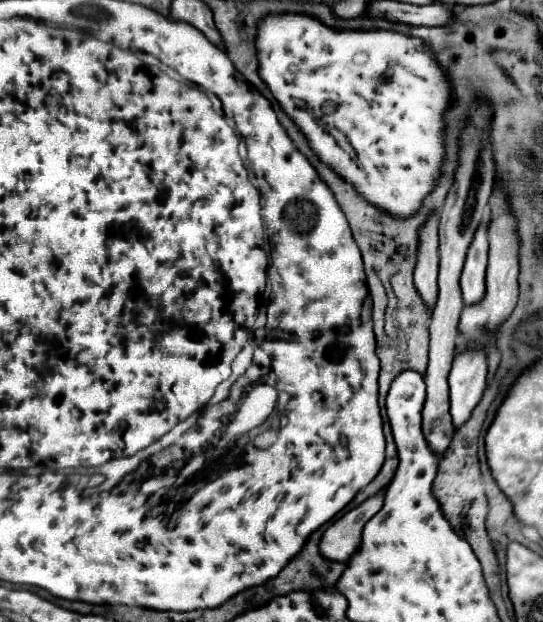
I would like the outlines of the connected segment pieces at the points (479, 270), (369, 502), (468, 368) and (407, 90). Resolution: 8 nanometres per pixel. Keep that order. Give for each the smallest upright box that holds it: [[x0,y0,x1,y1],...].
[[460,224,488,304],[320,490,384,562],[448,352,488,428],[256,14,450,218]]

